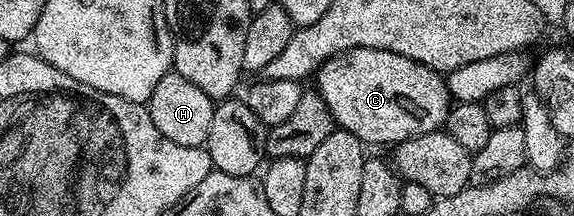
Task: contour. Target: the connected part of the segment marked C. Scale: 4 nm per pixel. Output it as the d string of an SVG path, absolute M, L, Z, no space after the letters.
M365 47L341 53L318 69L318 77L317 87L326 99L336 126L357 135L357 139L367 147L371 145L394 147L400 141L409 140L410 137L420 137L426 133L442 130L447 120L447 113L453 104L444 74L425 67L420 61L384 49Z

